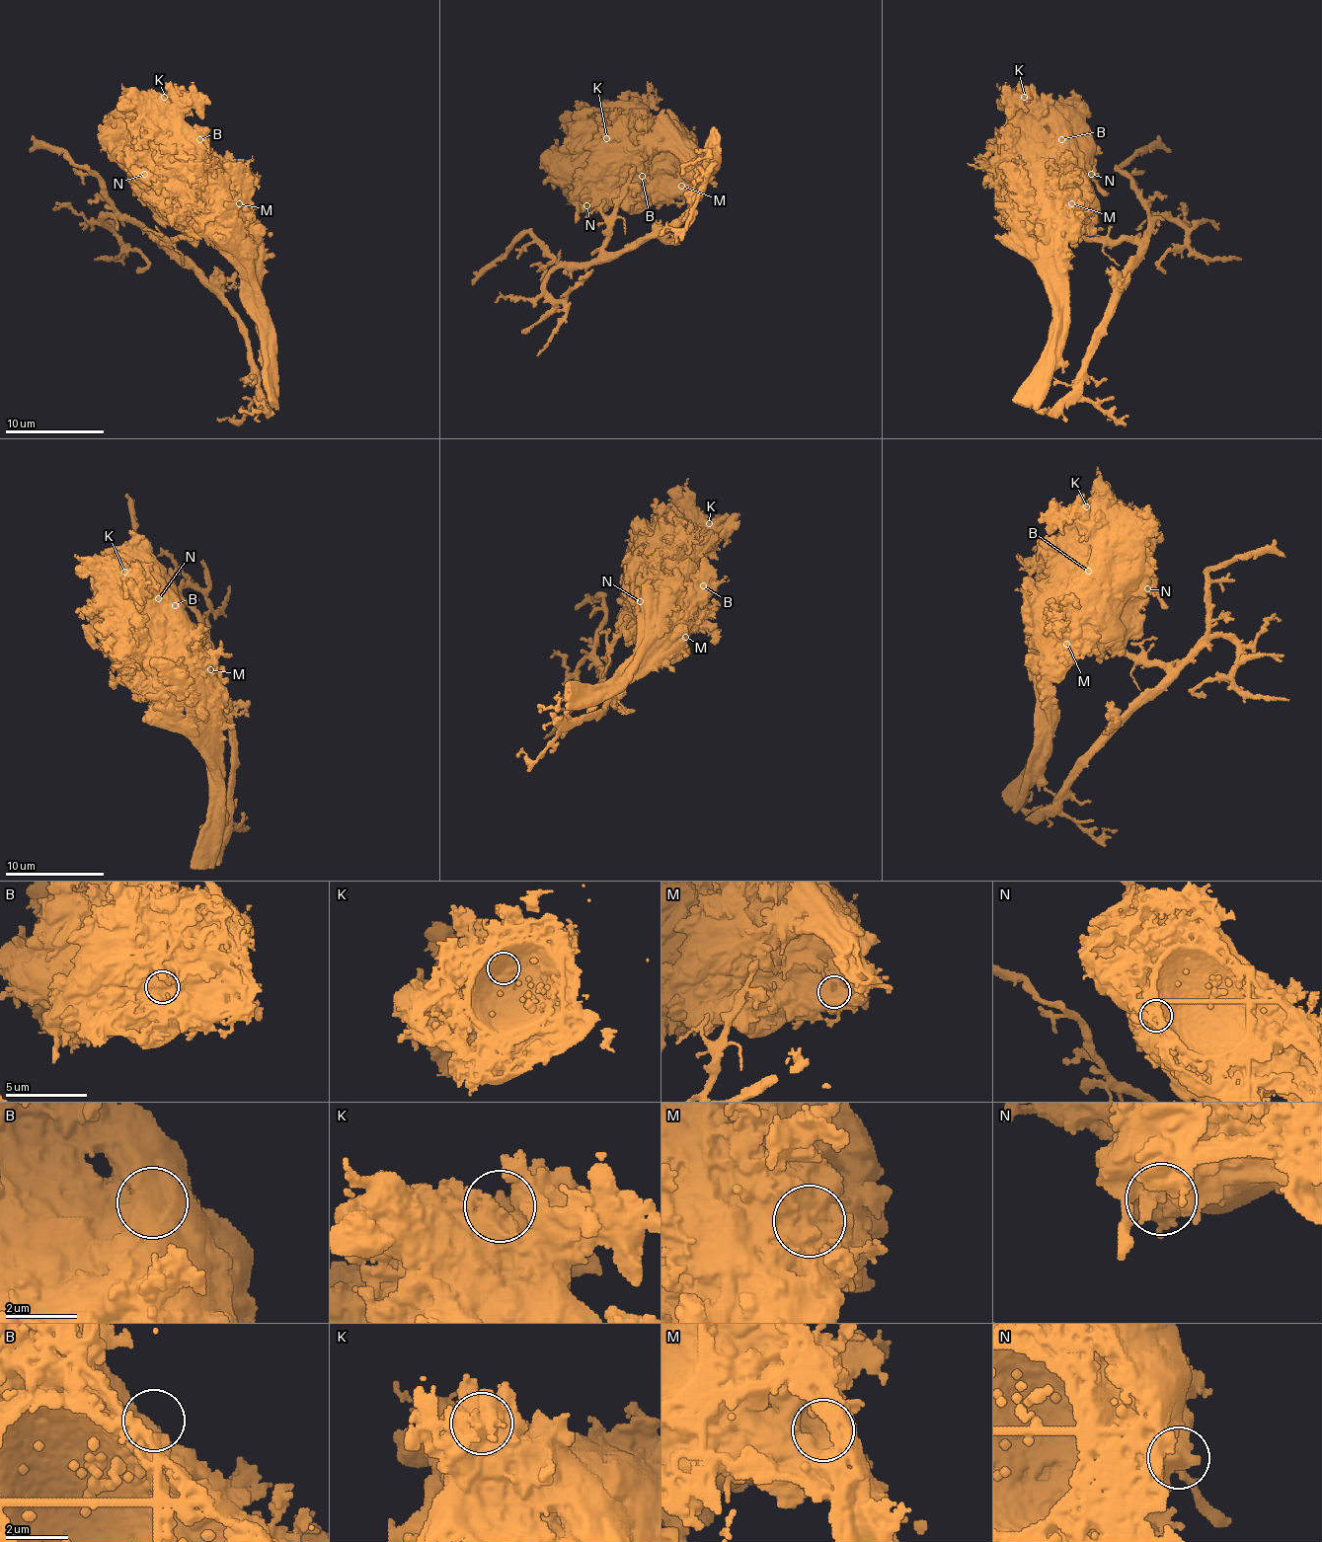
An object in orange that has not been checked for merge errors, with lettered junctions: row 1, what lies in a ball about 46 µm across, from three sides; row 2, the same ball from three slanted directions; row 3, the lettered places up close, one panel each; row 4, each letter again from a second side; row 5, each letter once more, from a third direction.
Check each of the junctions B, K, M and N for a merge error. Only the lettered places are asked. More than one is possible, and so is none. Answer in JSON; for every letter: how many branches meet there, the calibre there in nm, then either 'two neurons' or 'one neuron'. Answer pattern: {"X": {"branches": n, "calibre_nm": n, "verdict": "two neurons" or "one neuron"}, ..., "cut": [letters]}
{"B": {"branches": 1, "calibre_nm": 1100, "verdict": "one neuron"}, "K": {"branches": 1, "calibre_nm": 1000, "verdict": "one neuron"}, "M": {"branches": 2, "calibre_nm": 700, "verdict": "one neuron"}, "N": {"branches": 2, "calibre_nm": 400, "verdict": "one neuron"}, "cut": []}

